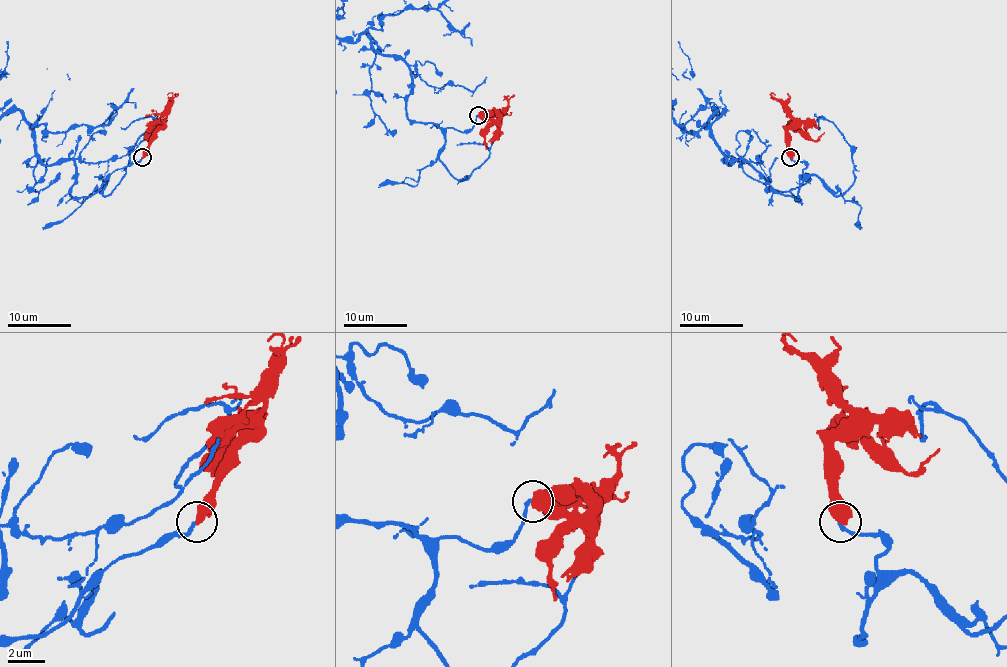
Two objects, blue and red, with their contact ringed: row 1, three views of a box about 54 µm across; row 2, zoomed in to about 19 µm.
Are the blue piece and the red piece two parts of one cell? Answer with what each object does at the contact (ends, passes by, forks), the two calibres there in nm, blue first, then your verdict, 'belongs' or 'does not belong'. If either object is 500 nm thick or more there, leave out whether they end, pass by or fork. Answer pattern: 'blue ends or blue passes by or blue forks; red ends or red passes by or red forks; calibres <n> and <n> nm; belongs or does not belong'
calibres 180 and 550 nm; does not belong

